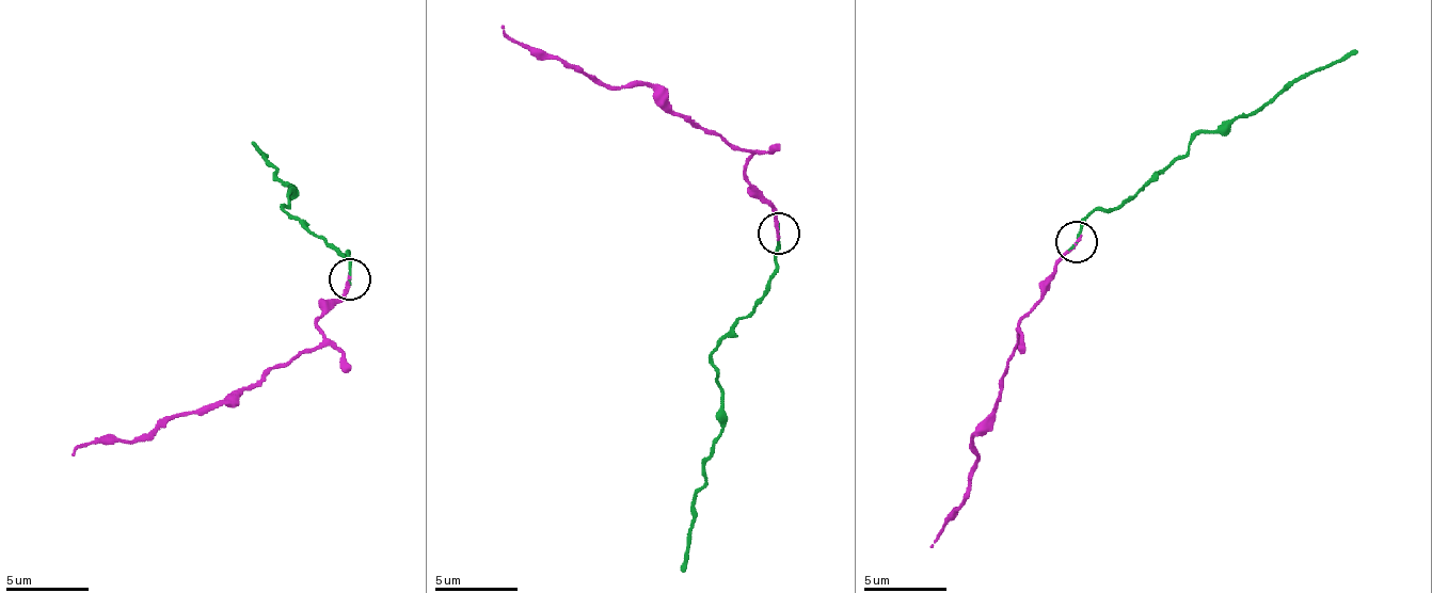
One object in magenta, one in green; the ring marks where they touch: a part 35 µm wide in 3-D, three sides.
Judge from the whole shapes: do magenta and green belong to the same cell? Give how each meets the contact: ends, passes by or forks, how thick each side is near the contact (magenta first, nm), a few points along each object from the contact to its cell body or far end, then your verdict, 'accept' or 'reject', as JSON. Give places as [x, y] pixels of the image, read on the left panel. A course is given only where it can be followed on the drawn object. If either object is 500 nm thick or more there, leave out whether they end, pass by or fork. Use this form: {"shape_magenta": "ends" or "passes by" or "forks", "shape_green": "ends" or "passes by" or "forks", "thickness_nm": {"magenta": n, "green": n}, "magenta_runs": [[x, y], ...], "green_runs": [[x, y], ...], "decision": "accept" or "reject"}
{"shape_magenta": "ends", "shape_green": "ends", "thickness_nm": {"magenta": 220, "green": 130}, "magenta_runs": [[349, 281], [349, 288], [316, 322], [324, 338], [221, 403], [166, 416], [129, 442], [88, 443], [70, 453]], "green_runs": [[349, 281], [348, 257], [285, 209], [293, 190], [293, 197], [292, 190], [276, 178], [267, 157], [250, 143]], "decision": "reject"}

